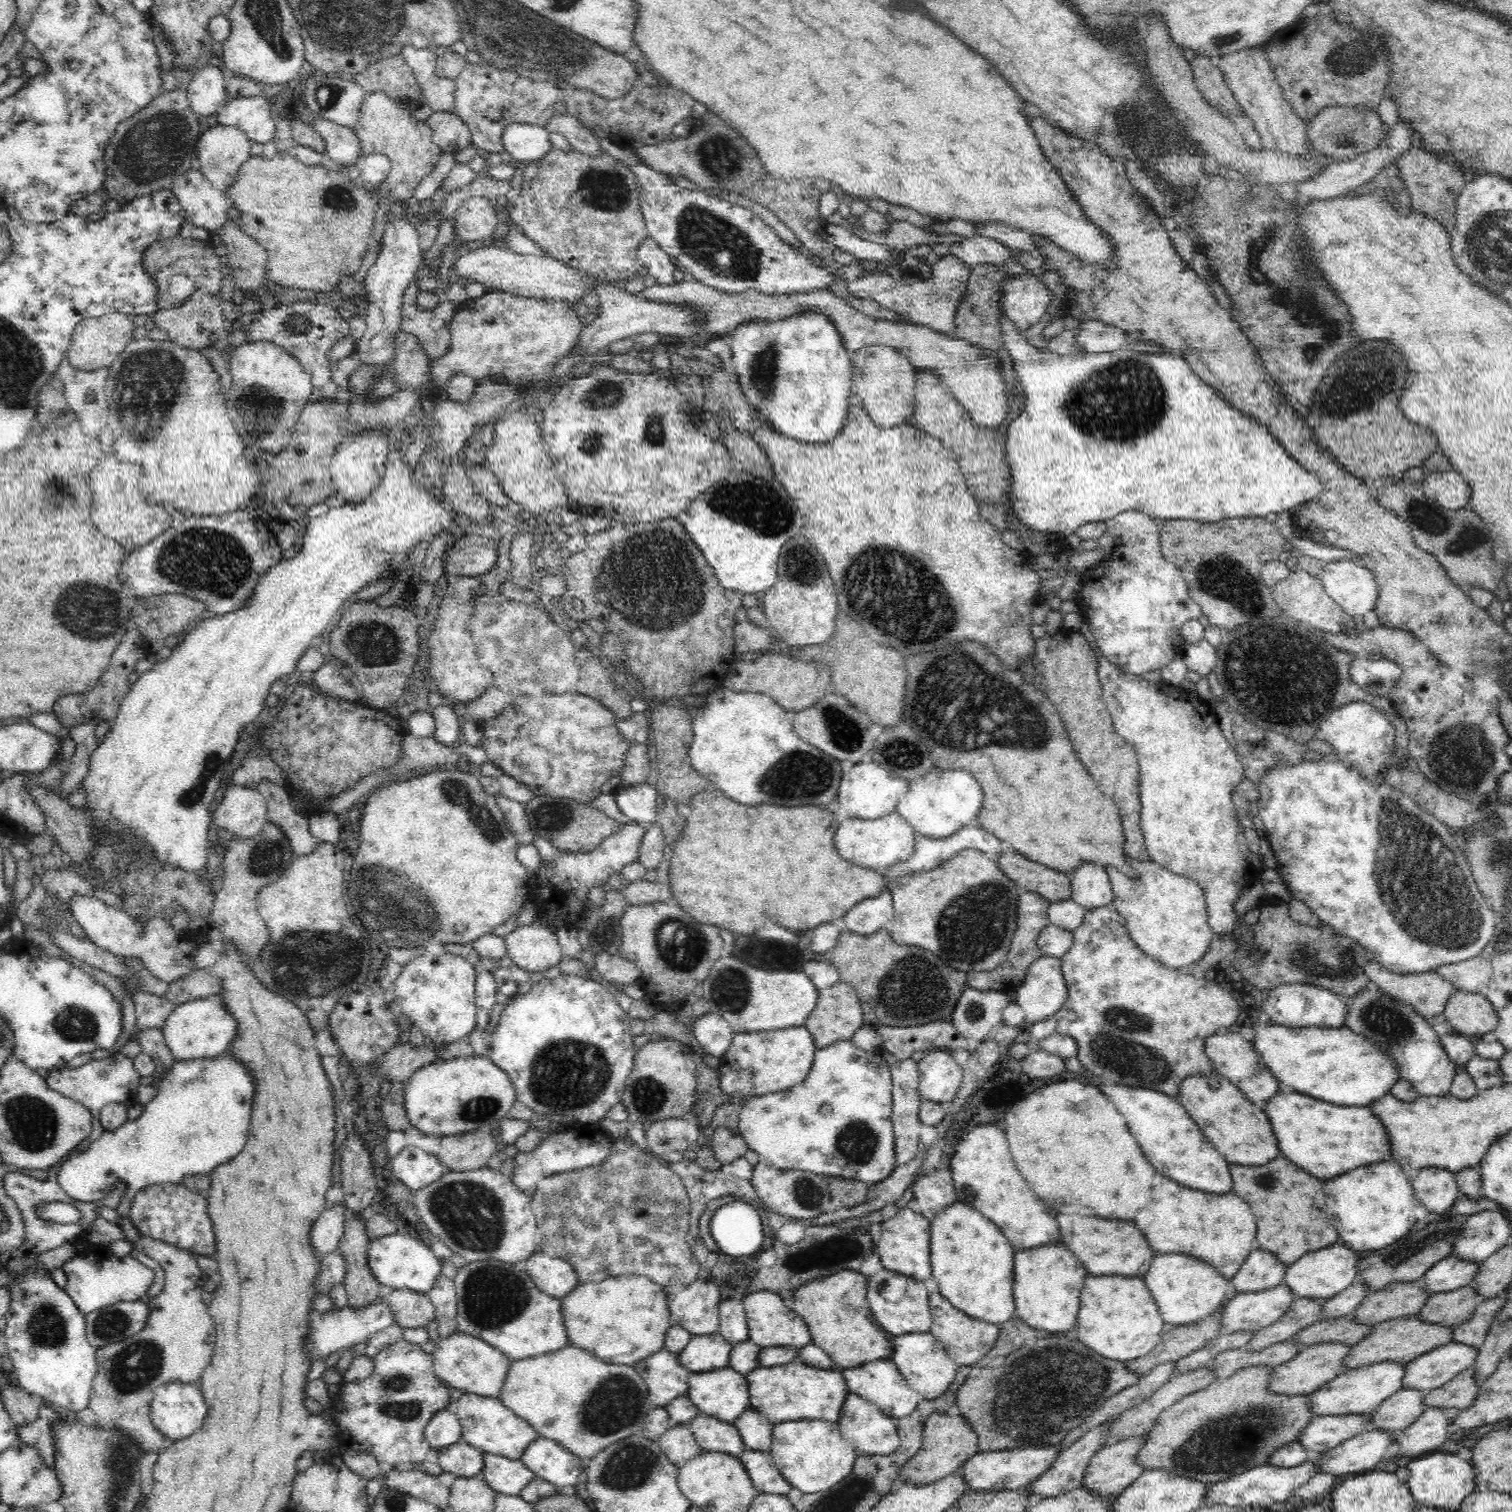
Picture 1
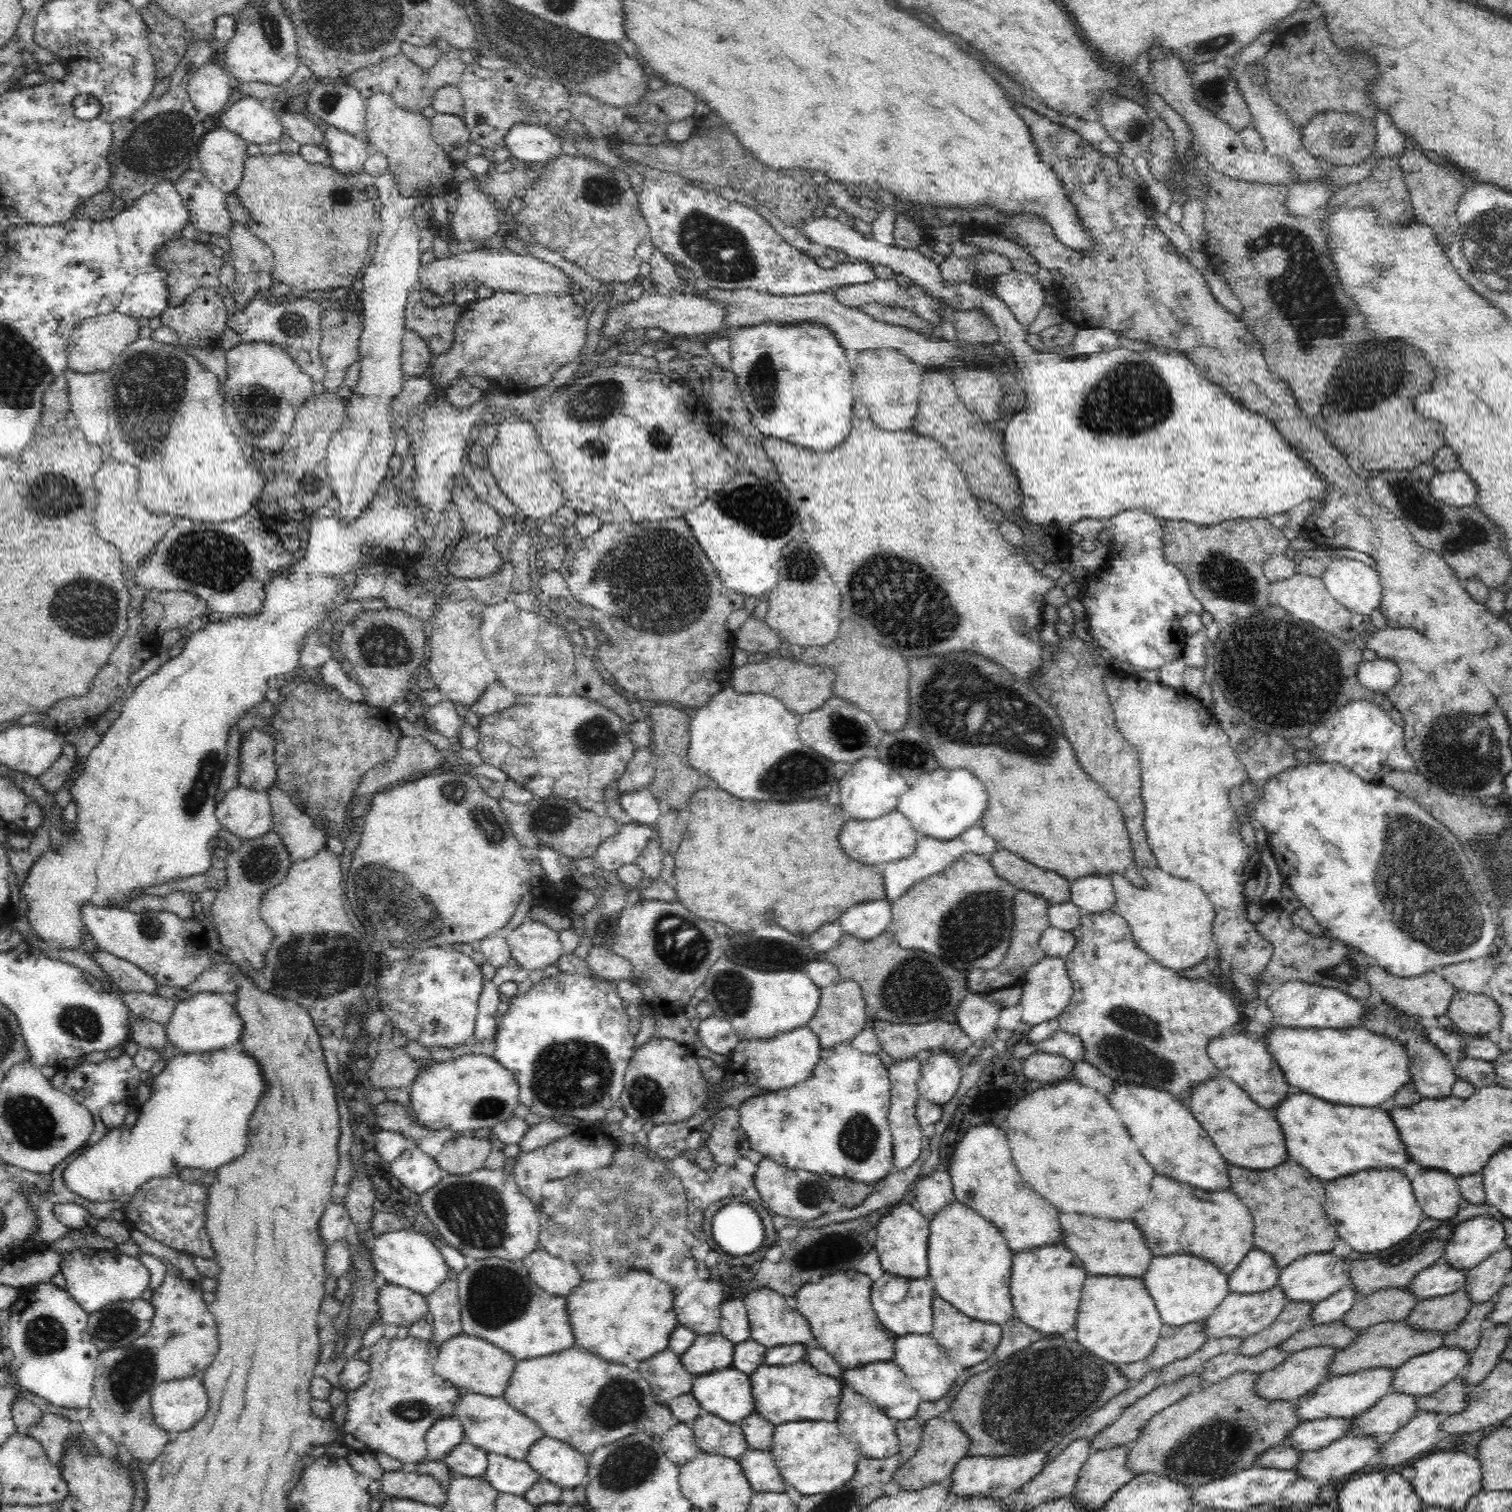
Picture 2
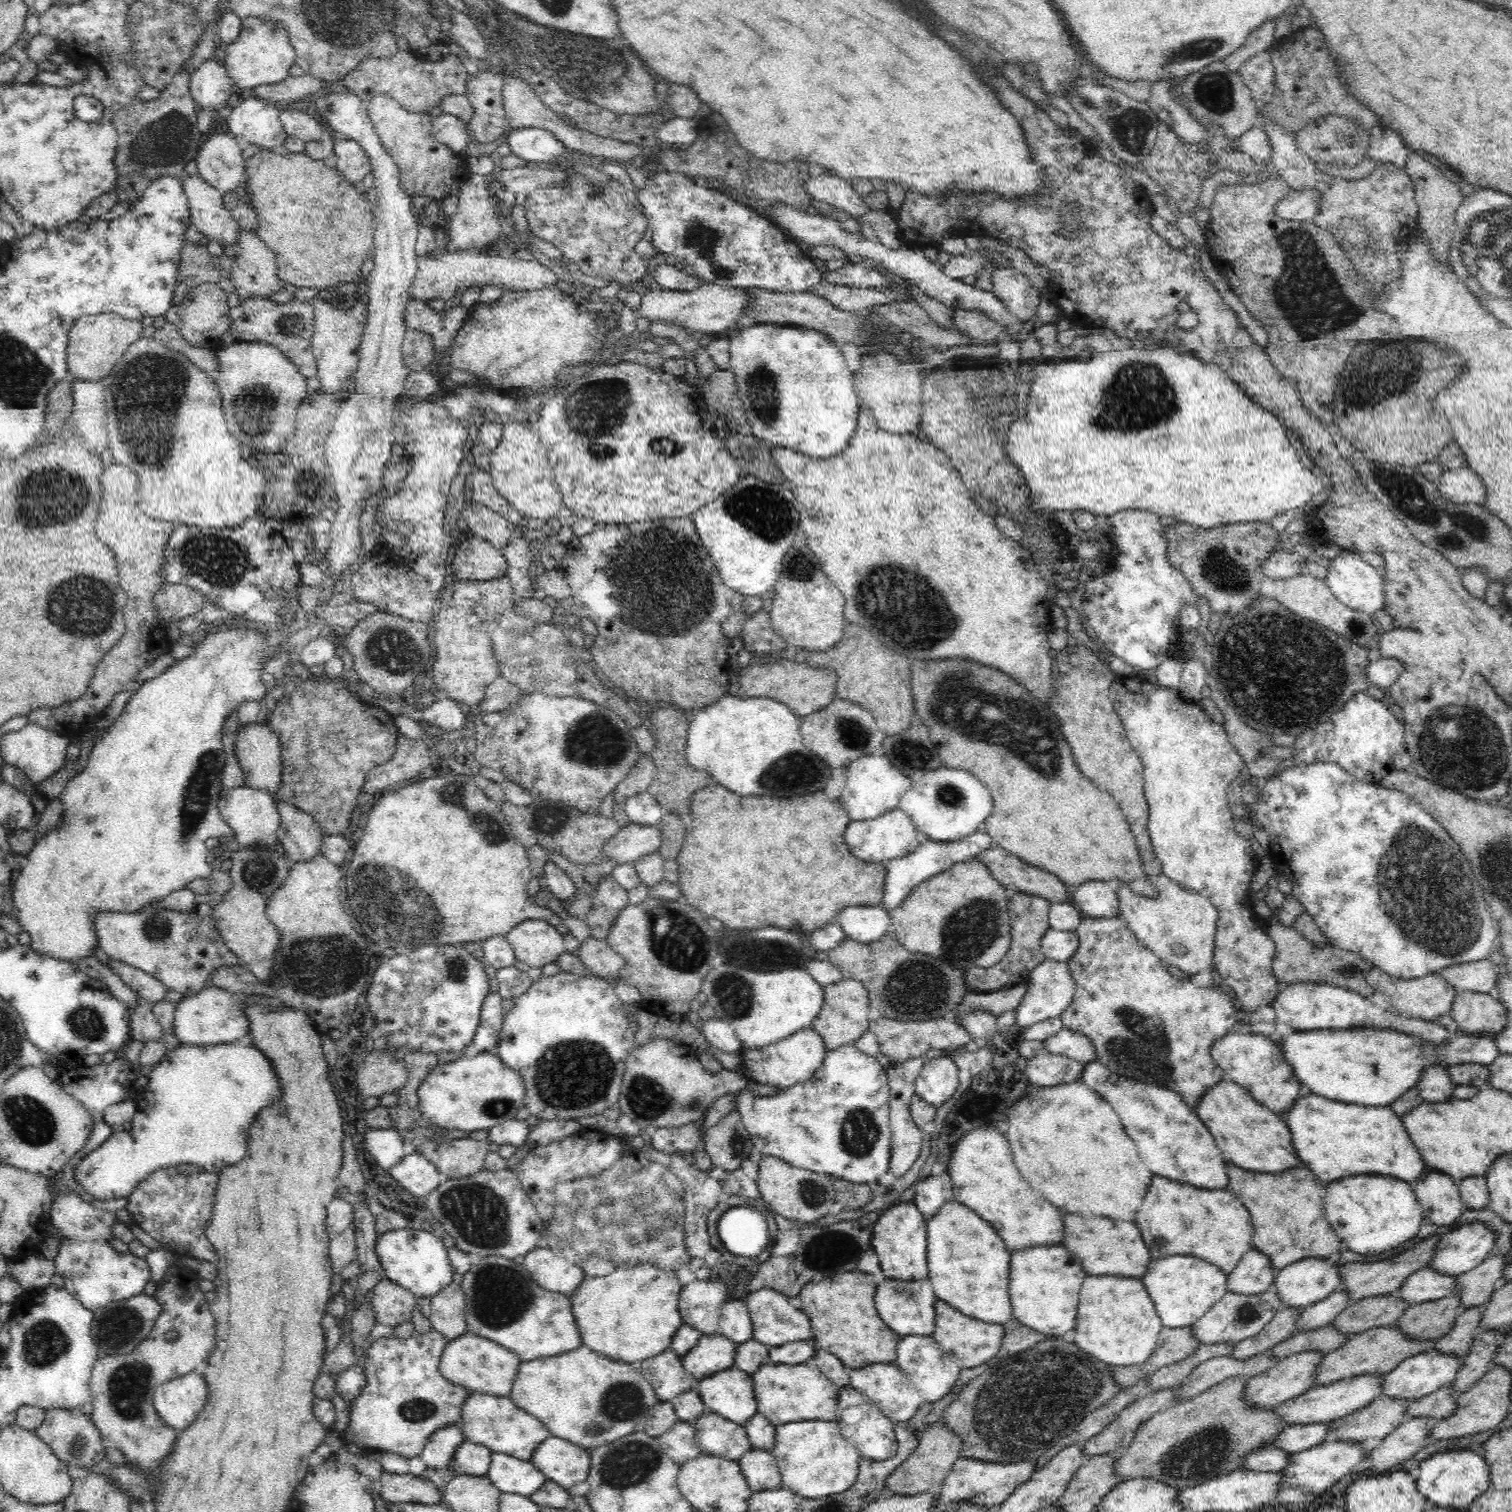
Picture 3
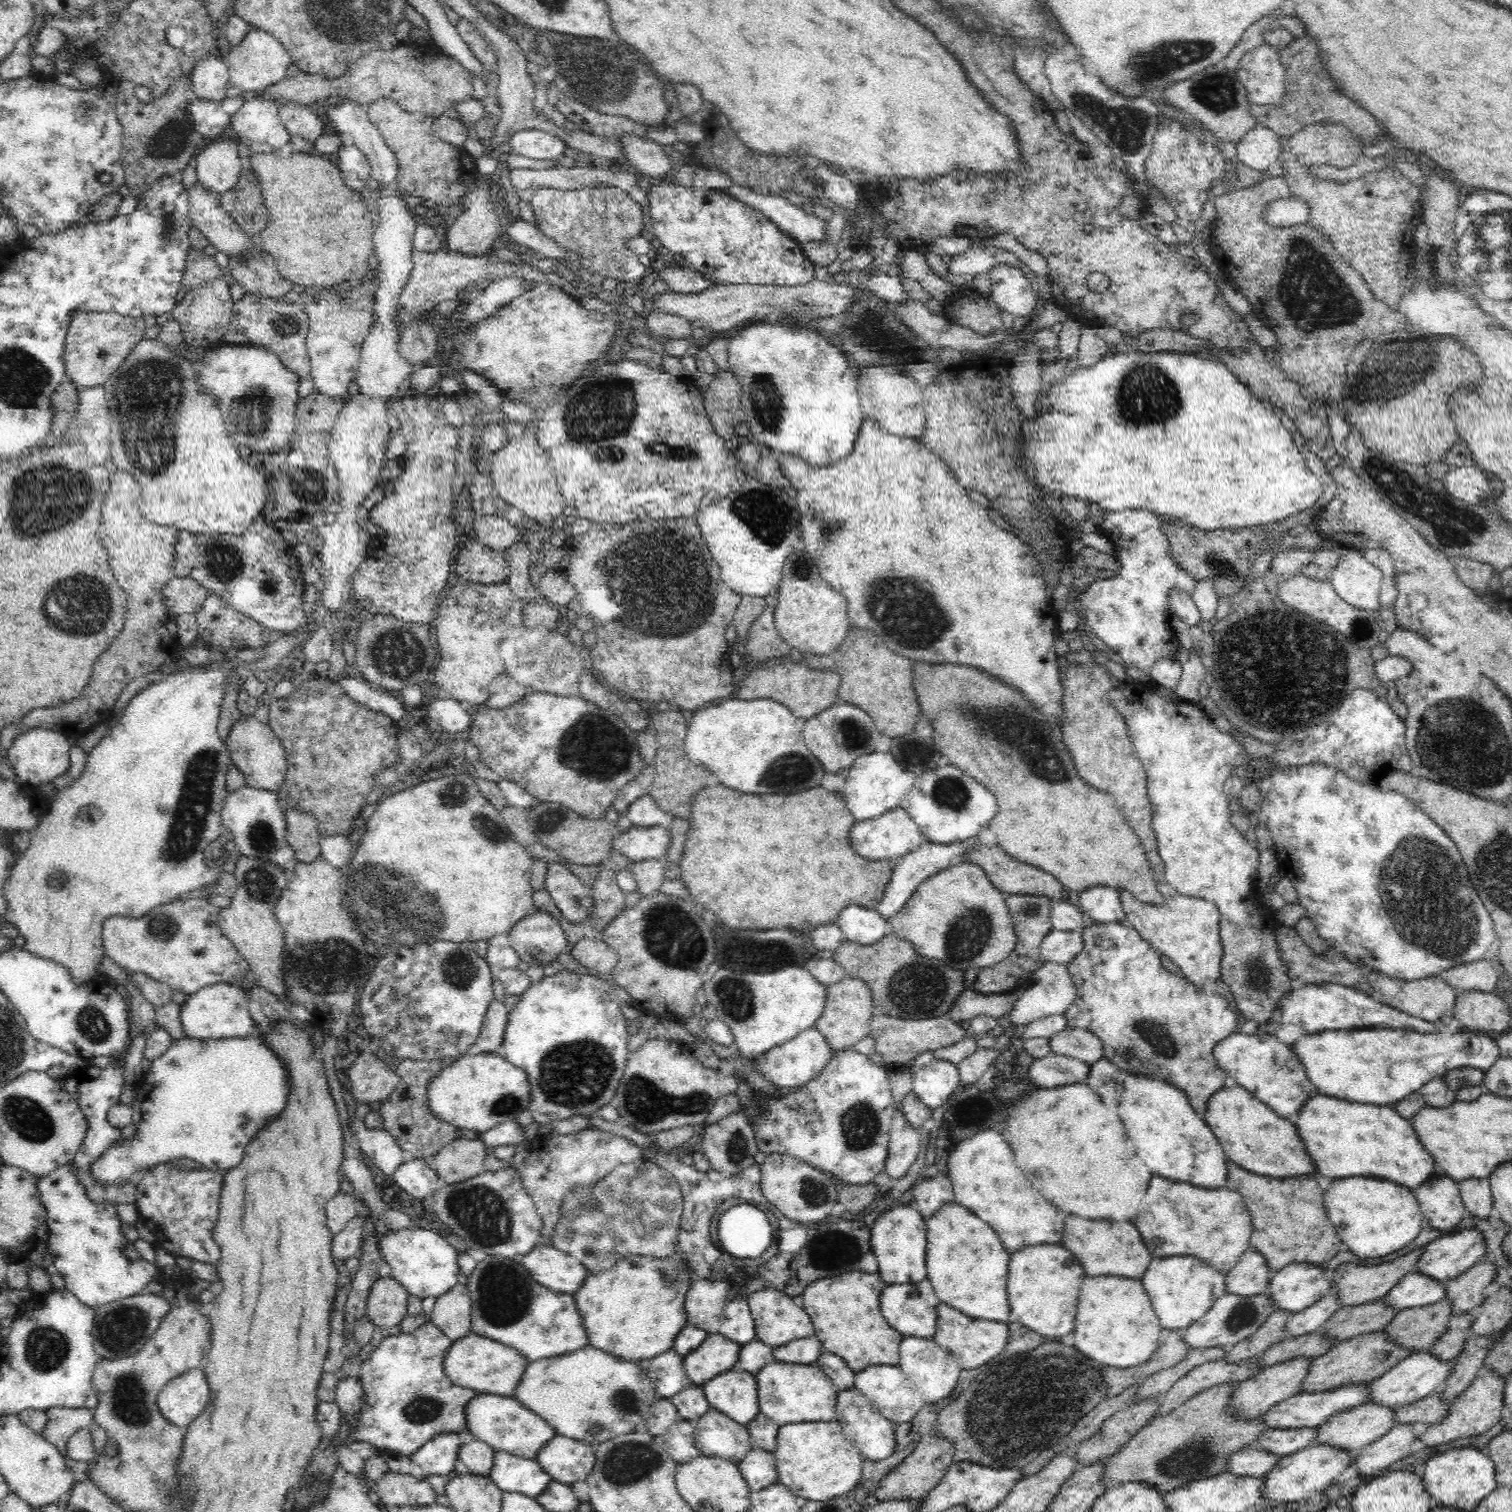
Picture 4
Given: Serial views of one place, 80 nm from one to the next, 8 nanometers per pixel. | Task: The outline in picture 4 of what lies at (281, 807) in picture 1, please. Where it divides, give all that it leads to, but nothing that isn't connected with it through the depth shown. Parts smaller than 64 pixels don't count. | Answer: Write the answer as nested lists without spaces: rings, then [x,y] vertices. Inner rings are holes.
[[[286,808],[286,842],[295,852],[296,860],[309,863],[321,856],[320,824],[310,813]]]

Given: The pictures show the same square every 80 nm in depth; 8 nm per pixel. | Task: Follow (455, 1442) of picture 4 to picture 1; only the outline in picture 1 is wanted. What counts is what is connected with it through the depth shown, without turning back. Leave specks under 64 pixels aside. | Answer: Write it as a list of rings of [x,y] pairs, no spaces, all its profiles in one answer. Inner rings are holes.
[[[451,1407],[435,1412],[432,1420],[426,1426],[424,1436],[430,1448],[438,1451],[440,1447],[450,1446],[458,1442],[462,1435],[462,1428],[458,1416]]]

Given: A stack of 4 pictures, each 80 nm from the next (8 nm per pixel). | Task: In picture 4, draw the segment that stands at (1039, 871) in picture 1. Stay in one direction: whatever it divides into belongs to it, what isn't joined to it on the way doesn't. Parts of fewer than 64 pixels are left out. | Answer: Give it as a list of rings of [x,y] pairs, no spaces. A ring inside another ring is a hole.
[[[978,844],[974,850],[968,850],[966,854],[962,854],[960,861],[972,861],[976,865],[980,865],[986,872],[988,878],[992,884],[996,884],[996,888],[1000,888],[1005,895],[1038,895],[1047,896],[1053,902],[1068,898],[1065,893],[1063,884],[1058,882],[1057,878],[1048,874],[1044,870],[1039,868],[1032,868],[1030,864],[1024,864],[1024,862],[1018,862],[1014,860],[1012,856],[1008,856],[1002,848],[998,848],[998,844],[994,845],[982,845]]]

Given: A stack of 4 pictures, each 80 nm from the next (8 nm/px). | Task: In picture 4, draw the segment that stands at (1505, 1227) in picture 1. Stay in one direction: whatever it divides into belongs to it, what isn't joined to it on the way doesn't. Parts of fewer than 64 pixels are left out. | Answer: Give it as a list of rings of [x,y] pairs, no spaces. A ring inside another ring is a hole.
[[[1470,1227],[1459,1232],[1454,1230],[1425,1246],[1416,1271],[1446,1283],[1482,1261],[1484,1252],[1486,1241],[1478,1229]]]

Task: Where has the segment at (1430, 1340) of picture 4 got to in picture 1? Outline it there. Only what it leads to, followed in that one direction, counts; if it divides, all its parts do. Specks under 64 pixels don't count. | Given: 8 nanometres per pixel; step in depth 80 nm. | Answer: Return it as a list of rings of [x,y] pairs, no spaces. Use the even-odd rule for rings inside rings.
[[[1470,1284],[1456,1290],[1431,1294],[1418,1317],[1430,1323],[1440,1323],[1454,1328],[1470,1320],[1479,1303],[1476,1289]]]

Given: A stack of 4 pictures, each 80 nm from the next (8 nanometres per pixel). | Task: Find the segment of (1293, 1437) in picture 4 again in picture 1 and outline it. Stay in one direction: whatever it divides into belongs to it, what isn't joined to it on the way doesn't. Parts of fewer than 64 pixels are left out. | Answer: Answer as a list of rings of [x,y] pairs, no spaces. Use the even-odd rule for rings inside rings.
[[[1370,1414],[1326,1415],[1313,1419],[1298,1436],[1302,1444],[1312,1455],[1328,1452],[1340,1446],[1357,1434],[1369,1431],[1373,1421]]]

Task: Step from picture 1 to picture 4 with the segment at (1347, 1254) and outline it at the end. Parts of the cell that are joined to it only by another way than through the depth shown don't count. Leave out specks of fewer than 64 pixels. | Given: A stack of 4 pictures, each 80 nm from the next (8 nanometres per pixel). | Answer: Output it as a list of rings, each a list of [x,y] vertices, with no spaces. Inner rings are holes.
[[[1303,1262],[1273,1272],[1266,1292],[1272,1295],[1277,1307],[1295,1313],[1312,1306],[1328,1292],[1333,1292],[1333,1288],[1321,1265]]]

